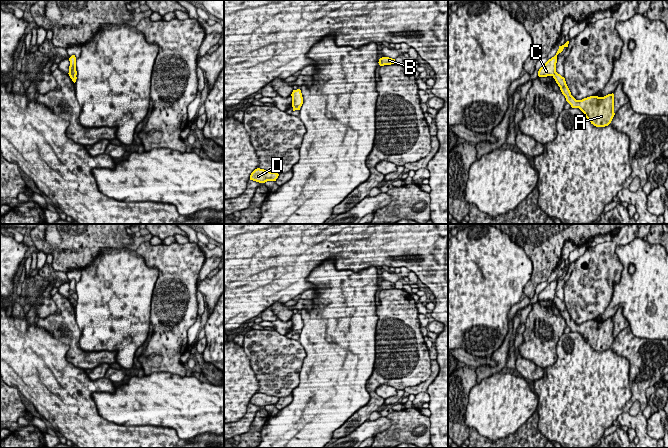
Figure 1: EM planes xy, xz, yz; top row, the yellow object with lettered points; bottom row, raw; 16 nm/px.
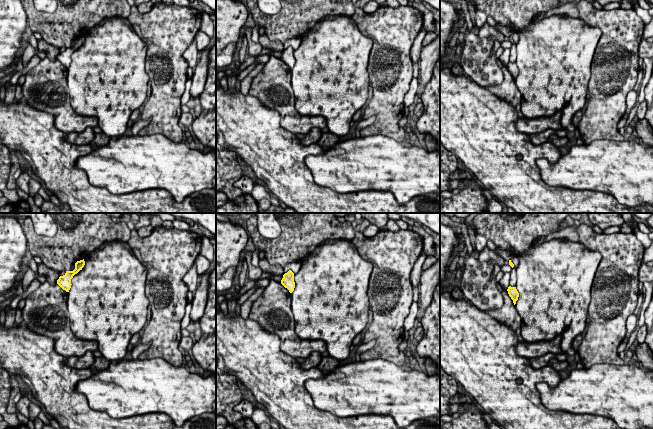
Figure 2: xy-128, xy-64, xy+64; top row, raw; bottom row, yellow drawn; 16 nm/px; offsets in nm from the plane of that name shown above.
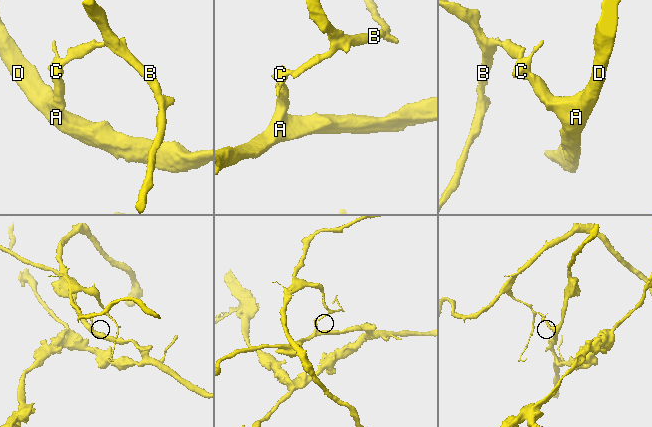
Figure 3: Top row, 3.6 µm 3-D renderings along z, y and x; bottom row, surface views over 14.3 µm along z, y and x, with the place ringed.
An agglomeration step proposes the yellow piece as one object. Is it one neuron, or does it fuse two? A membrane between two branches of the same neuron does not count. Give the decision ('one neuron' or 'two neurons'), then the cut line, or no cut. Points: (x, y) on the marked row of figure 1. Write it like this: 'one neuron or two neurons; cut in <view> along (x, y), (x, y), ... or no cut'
two neurons; cut in yz along (555, 71), (552, 75)

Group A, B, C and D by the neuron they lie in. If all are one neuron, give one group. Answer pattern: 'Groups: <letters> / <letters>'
Groups: A D / B C

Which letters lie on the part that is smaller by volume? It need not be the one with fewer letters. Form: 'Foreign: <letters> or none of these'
Foreign: B, C

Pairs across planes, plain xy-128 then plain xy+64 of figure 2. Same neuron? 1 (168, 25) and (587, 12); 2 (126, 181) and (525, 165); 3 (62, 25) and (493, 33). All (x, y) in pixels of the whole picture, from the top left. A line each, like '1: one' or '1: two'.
1: one
2: two
3: two

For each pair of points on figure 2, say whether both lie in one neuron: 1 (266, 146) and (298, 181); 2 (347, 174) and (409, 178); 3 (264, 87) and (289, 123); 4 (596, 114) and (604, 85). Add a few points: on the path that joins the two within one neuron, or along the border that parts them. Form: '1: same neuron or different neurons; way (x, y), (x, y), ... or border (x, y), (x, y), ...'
1: same neuron; way (275, 155), (289, 172)
2: same neuron; way (362, 174), (394, 174)
3: same neuron; way (273, 96), (287, 110), (288, 114)
4: same neuron; way (603, 107), (604, 92)

